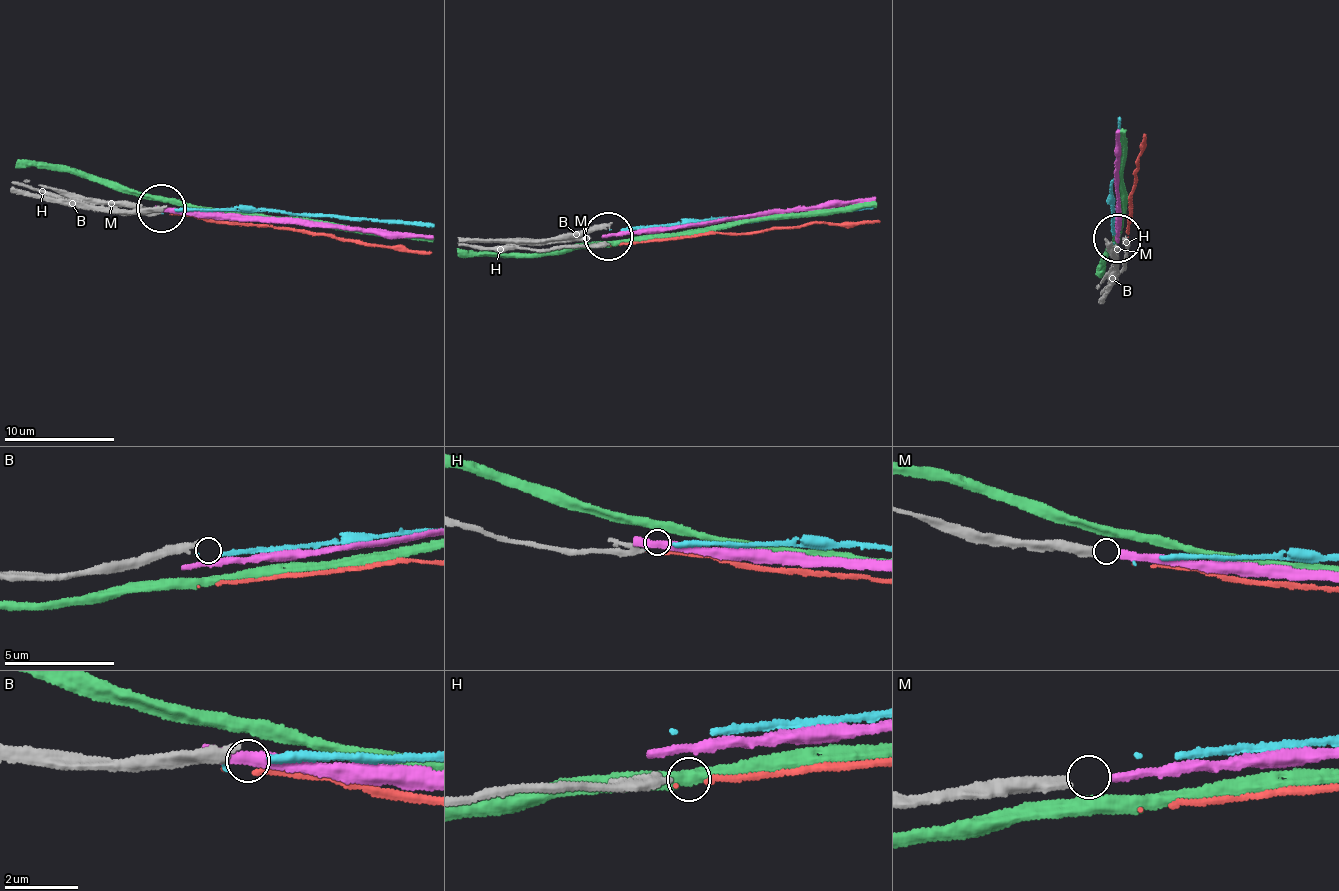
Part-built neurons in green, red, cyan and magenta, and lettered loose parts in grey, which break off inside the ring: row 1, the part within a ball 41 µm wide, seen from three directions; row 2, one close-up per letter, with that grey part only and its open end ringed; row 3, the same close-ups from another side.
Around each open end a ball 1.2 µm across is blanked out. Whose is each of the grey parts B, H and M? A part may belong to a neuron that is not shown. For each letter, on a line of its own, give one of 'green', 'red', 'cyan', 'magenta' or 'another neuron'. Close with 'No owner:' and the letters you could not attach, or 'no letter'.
B: another neuron
H: red
M: magenta
No owner: B

